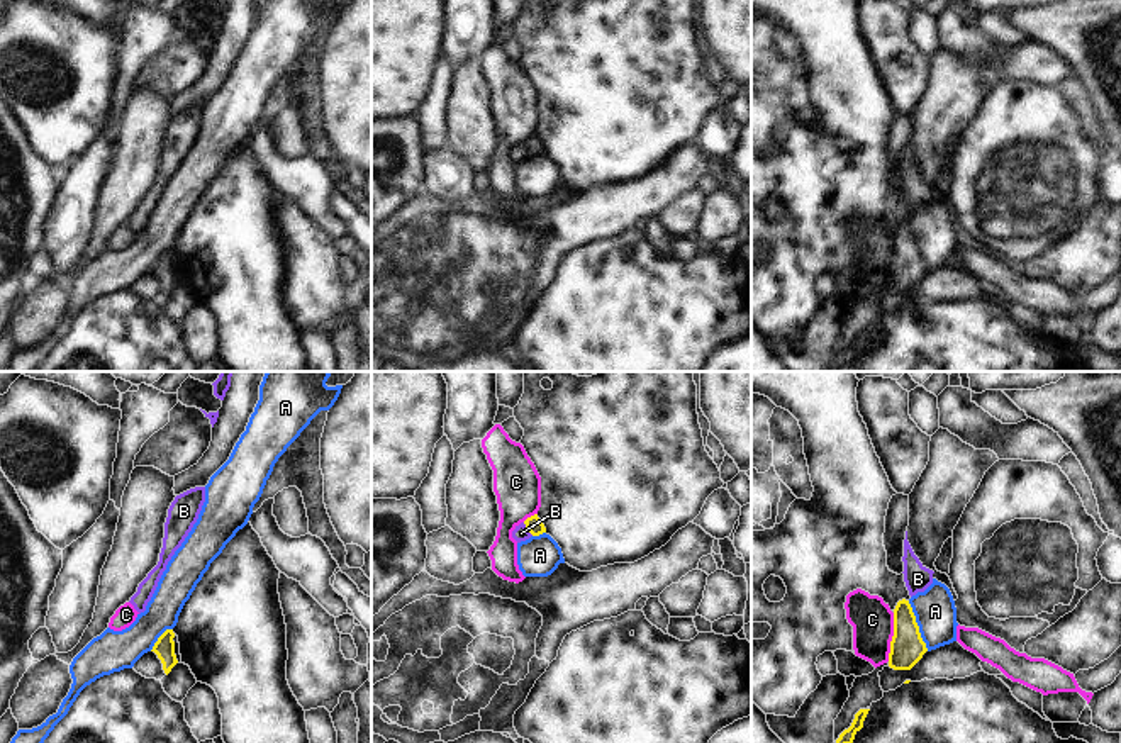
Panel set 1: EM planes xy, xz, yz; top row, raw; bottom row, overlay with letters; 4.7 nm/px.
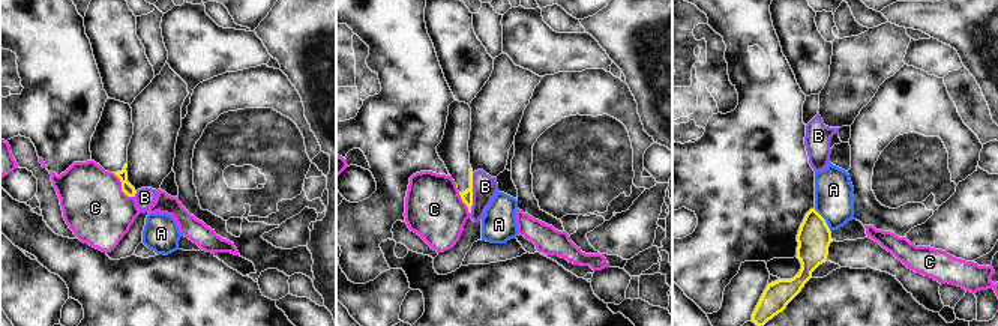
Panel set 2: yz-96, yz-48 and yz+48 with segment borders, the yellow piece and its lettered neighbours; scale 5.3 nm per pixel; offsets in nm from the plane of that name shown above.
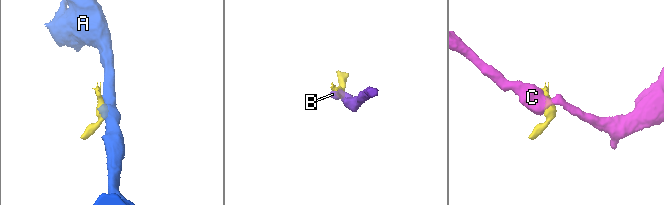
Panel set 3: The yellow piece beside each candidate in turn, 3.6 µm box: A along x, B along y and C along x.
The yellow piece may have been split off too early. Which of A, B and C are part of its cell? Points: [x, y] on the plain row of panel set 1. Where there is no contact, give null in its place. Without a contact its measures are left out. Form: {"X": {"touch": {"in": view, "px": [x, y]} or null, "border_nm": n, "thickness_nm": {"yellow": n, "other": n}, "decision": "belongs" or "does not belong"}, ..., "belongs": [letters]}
{"A": {"touch": {"in": "yz", "px": [918, 246]}, "border_nm": 260, "thickness_nm": {"yellow": 160, "other": 200}, "decision": "does not belong"}, "B": {"touch": {"in": "xz", "px": [528, 150]}, "border_nm": 80, "thickness_nm": {"yellow": 80, "other": 70}, "decision": "does not belong"}, "C": {"touch": {"in": "yz", "px": [892, 256]}, "border_nm": 240, "thickness_nm": {"yellow": 160, "other": 200}, "decision": "does not belong"}, "belongs": []}

